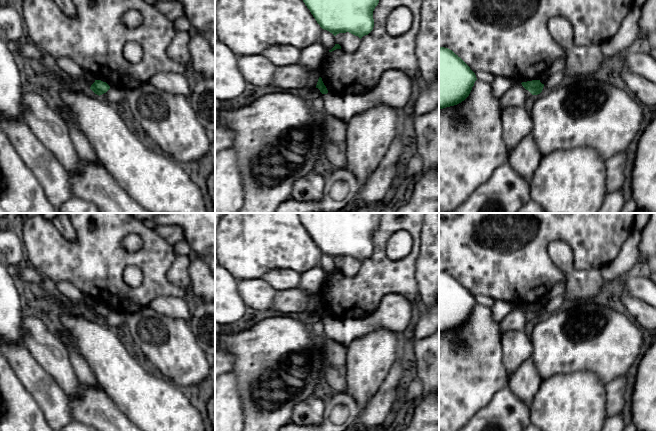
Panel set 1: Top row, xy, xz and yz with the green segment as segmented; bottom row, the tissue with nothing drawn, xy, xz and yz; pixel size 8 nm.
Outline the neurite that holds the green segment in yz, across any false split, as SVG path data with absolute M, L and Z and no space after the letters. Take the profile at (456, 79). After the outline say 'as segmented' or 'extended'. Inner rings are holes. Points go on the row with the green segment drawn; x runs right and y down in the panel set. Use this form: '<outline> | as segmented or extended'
M439 47L439 110L464 101L476 80L475 73L458 55Z | as segmented

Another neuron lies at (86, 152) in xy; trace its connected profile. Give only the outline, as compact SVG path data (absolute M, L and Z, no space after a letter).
M61 103L54 106L54 109L66 120L70 138L79 158L89 163L100 162L91 142L77 126L70 112Z

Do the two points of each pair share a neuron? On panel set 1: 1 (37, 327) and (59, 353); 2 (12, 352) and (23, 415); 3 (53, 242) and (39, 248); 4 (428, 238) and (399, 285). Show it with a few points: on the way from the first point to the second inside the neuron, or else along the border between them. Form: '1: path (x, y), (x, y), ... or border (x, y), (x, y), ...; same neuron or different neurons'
1: path (39, 333), (53, 347); same neuron
2: border (10, 365), (30, 395); different neurons
3: path (50, 245), (47, 248), (42, 248); same neuron
4: border (421, 232), (421, 246), (415, 264), (415, 278); different neurons

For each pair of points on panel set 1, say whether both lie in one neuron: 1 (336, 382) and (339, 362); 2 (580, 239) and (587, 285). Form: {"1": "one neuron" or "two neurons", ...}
{"1": "one neuron", "2": "two neurons"}

